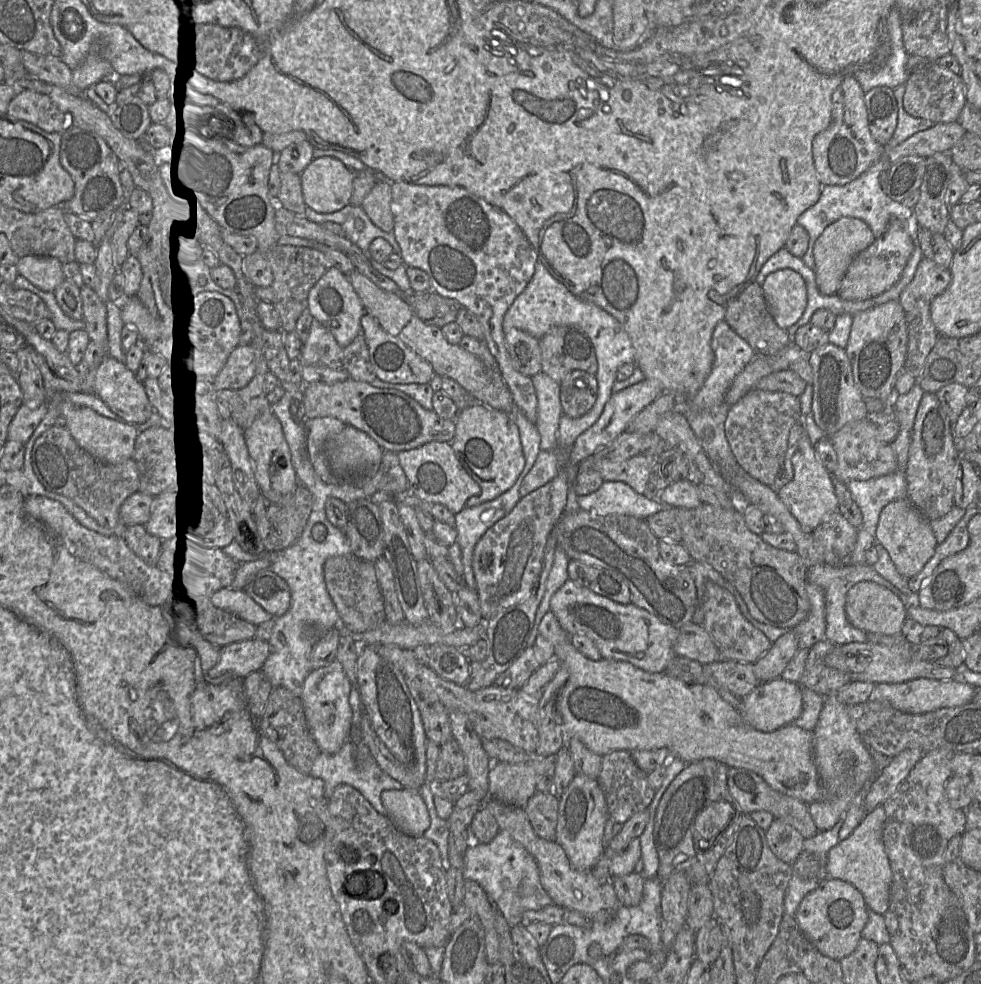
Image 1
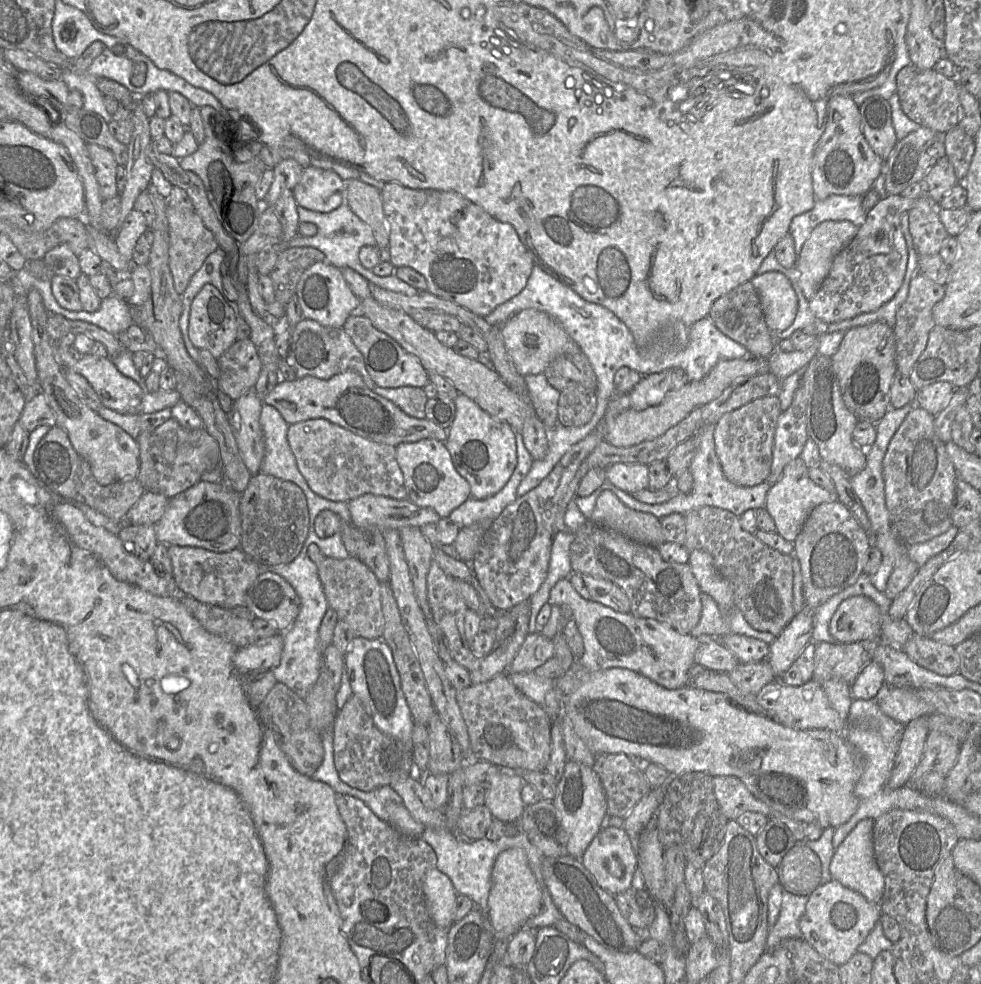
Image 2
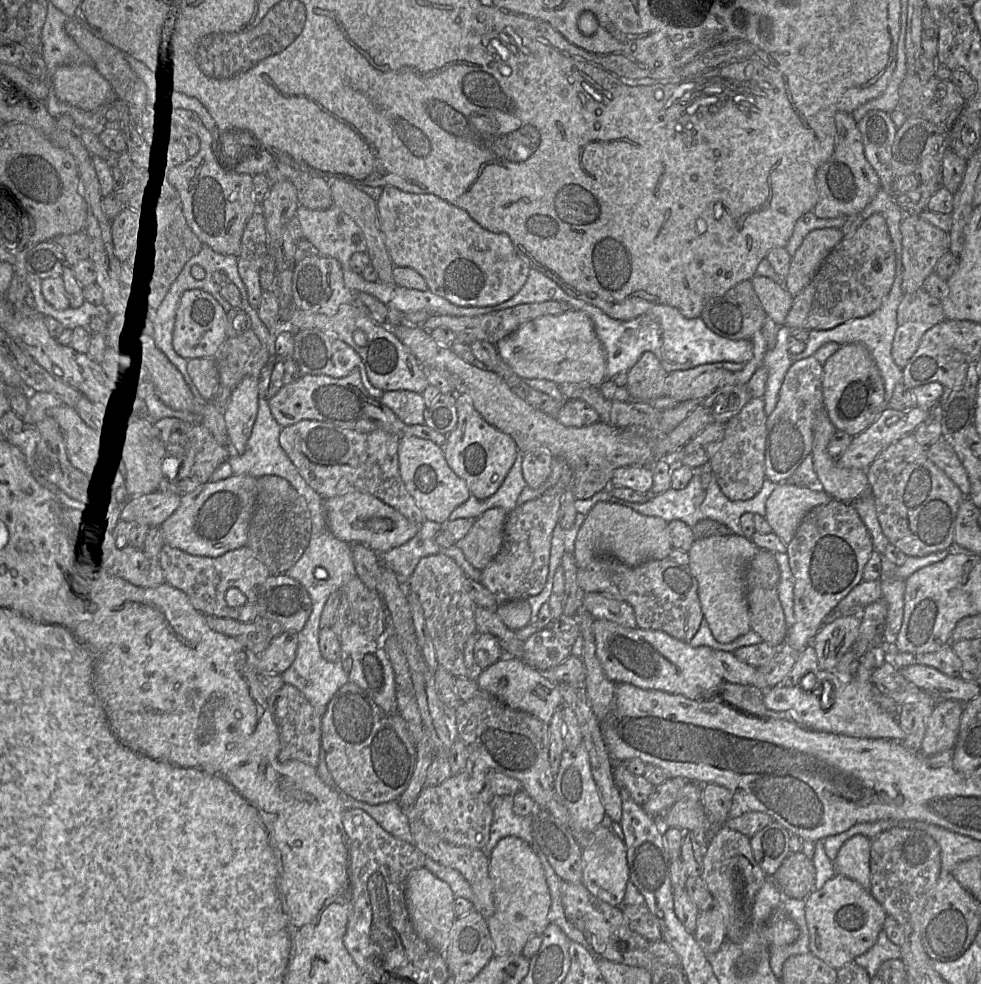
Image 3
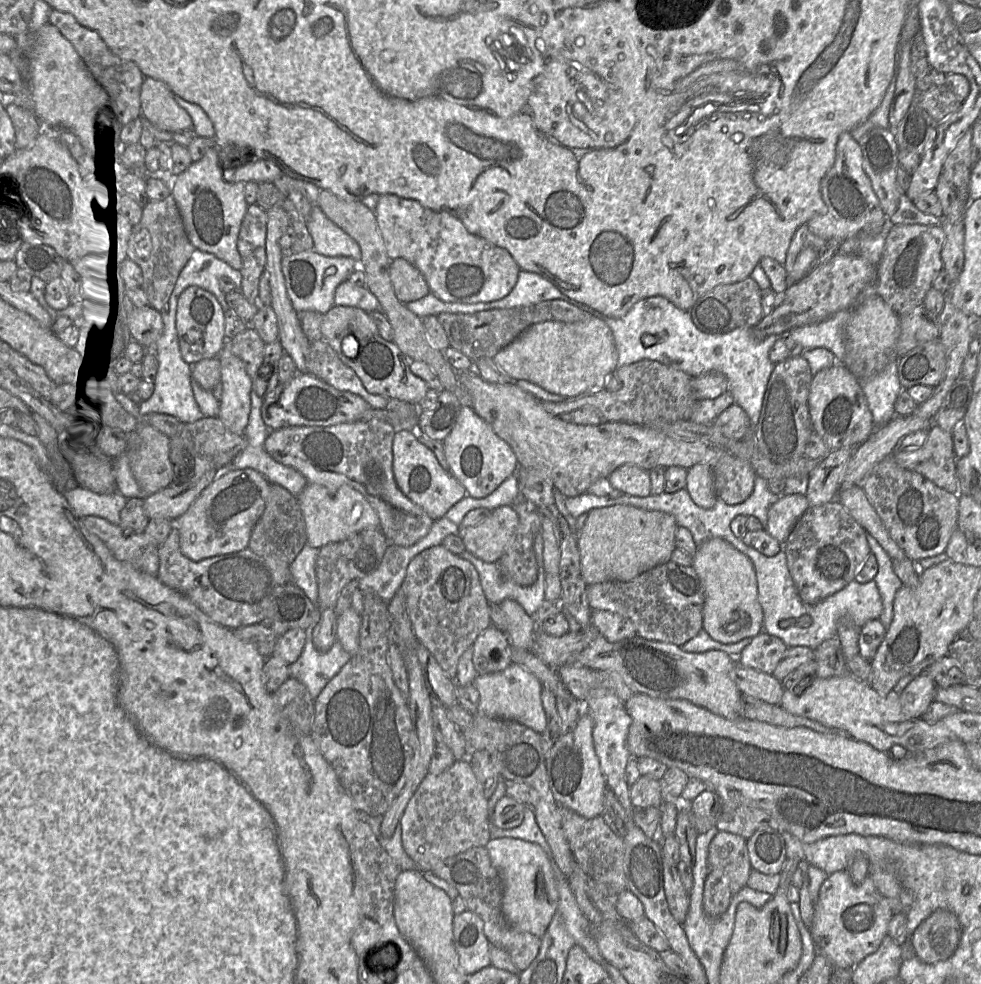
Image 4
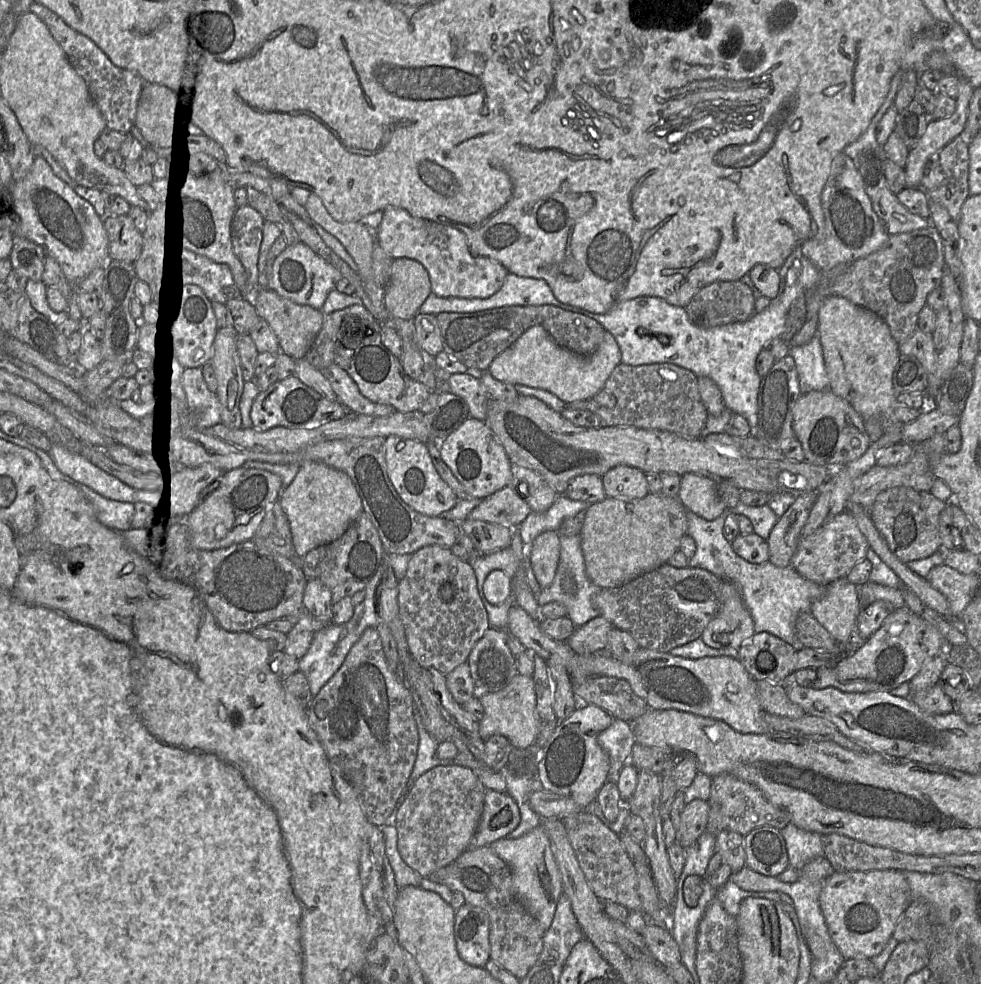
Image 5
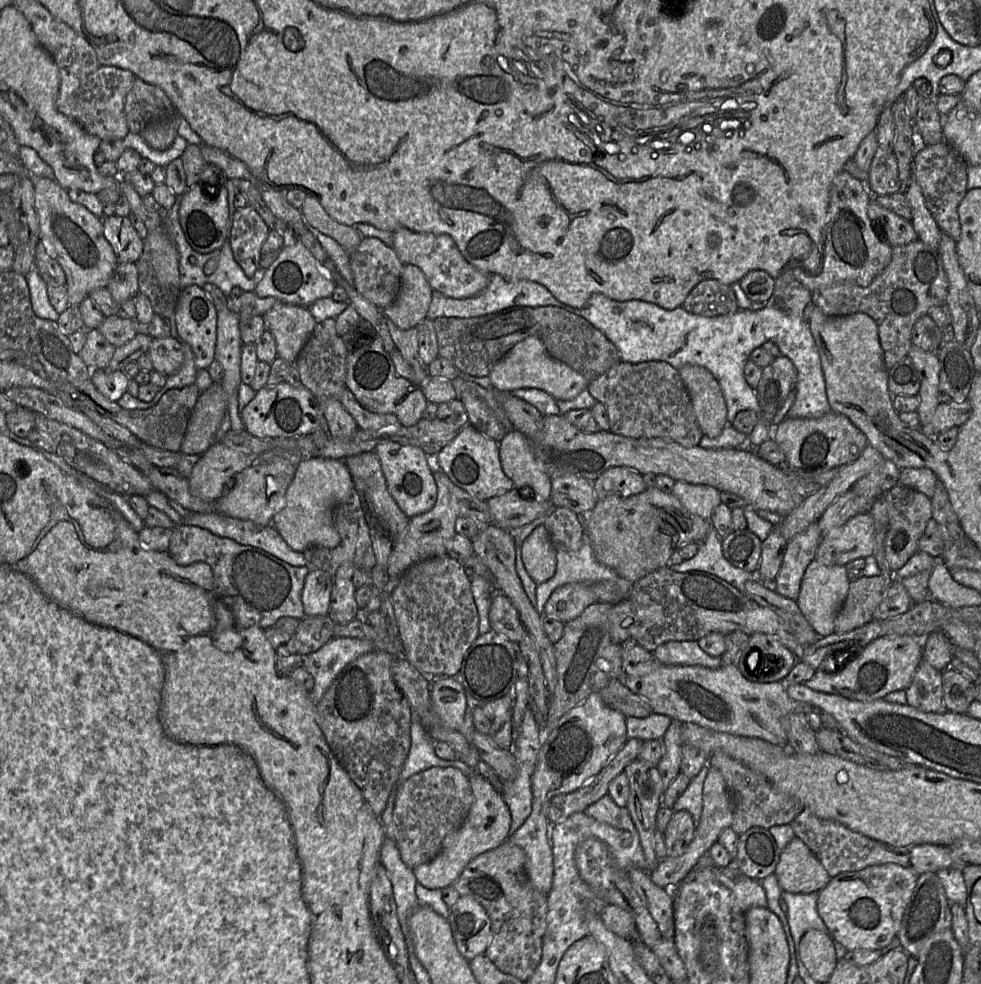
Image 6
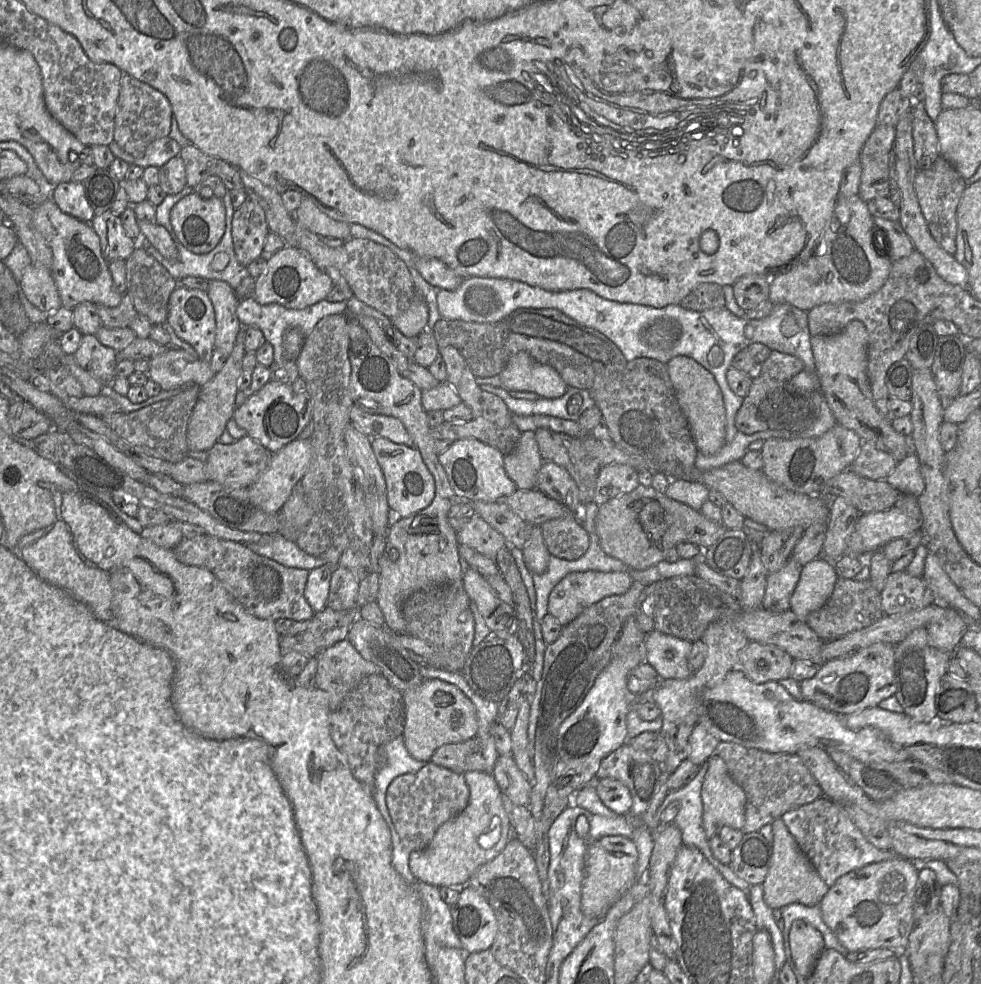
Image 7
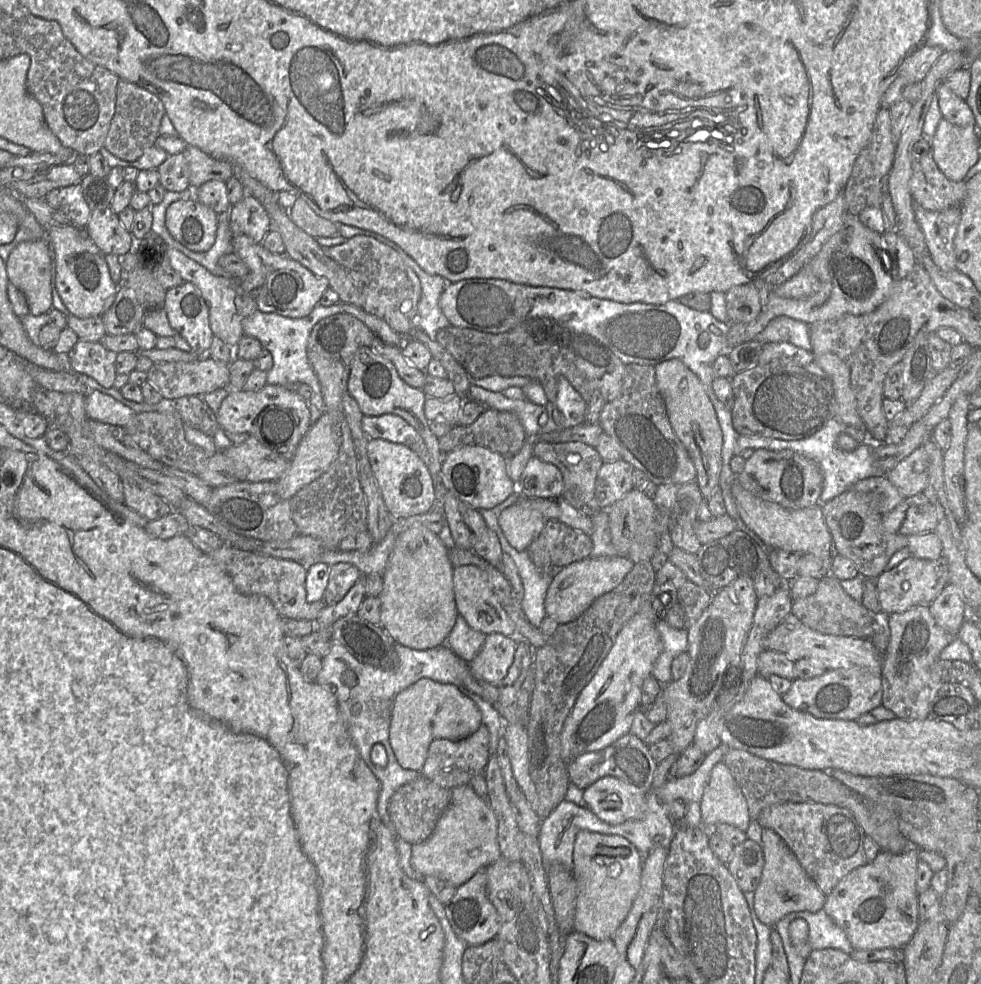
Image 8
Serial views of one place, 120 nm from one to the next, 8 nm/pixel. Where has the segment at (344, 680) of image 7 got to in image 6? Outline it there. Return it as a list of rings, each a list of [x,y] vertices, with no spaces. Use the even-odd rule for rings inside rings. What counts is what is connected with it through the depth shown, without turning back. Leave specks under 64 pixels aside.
[[[334,636],[317,651],[303,656],[302,666],[314,678],[314,687],[310,692],[312,701],[316,704],[321,700],[333,680],[348,663],[374,649],[369,640]]]

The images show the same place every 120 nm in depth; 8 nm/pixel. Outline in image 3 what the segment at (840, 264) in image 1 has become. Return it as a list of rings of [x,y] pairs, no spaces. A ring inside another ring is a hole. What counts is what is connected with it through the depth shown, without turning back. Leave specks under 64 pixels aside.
[[[840,228],[811,231],[792,257],[783,286],[793,296],[799,294],[812,281],[826,257],[843,238]]]

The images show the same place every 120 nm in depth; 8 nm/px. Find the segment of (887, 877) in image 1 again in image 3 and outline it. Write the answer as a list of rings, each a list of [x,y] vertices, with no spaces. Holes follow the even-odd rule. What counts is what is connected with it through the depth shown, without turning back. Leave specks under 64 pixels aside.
[[[857,834],[840,848],[833,861],[835,873],[858,882],[870,891],[870,839]]]

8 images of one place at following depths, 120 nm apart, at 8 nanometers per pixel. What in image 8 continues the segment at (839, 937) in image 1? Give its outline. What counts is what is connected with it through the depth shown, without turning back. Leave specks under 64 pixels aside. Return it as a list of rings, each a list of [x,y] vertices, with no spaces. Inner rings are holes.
[[[918,848],[903,853],[881,851],[873,861],[844,876],[826,897],[822,910],[846,933],[855,950],[904,948],[914,936],[920,923],[916,889],[918,857]]]

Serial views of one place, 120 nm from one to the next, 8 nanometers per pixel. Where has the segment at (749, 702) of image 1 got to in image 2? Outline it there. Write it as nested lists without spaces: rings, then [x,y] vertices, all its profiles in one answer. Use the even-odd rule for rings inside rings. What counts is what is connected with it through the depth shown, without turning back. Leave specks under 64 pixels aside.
[[[779,678],[765,685],[756,695],[756,699],[769,717],[791,728],[827,729],[844,733],[848,725],[848,721],[842,719],[831,707],[822,685],[813,679],[800,686],[789,686]]]

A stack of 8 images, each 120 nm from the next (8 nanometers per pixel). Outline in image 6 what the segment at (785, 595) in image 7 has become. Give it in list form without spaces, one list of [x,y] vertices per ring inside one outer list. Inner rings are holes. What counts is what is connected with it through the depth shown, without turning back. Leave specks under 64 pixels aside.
[[[814,522],[788,542],[782,565],[772,585],[779,595],[797,600],[804,573],[815,559],[822,537],[818,523]]]

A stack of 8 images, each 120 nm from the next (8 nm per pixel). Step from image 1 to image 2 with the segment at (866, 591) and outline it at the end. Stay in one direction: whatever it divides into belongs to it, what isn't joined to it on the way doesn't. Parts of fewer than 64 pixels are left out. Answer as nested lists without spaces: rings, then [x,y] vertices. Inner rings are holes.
[[[857,595],[845,599],[829,624],[829,632],[836,642],[851,644],[880,636],[884,615],[870,598]]]

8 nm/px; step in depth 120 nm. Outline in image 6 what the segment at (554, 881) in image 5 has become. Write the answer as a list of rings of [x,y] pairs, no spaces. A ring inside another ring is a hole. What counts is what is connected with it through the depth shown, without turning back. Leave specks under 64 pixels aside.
[[[532,811],[524,824],[506,840],[524,850],[527,876],[533,887],[546,896],[552,888],[554,875],[550,830],[551,823],[543,812]]]

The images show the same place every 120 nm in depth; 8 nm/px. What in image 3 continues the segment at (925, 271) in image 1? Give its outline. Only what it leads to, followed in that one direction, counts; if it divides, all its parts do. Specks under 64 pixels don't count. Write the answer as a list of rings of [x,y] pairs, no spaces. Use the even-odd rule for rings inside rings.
[[[923,288],[904,294],[897,309],[897,328],[892,343],[892,356],[899,368],[906,366],[923,335],[944,319],[942,301]]]

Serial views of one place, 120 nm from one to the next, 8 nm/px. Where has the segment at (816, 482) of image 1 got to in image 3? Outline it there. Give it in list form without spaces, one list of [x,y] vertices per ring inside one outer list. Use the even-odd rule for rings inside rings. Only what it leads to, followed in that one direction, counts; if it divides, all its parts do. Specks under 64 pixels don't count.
[[[780,483],[766,501],[765,518],[772,532],[789,544],[804,516],[830,500],[831,497],[819,487]]]

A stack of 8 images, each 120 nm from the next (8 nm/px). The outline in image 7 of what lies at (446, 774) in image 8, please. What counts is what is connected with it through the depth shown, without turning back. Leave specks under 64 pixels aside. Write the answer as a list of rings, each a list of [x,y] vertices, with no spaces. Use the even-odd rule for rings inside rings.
[[[476,737],[459,743],[447,743],[433,753],[430,762],[447,768],[458,774],[463,774],[466,758],[480,751],[480,744]]]

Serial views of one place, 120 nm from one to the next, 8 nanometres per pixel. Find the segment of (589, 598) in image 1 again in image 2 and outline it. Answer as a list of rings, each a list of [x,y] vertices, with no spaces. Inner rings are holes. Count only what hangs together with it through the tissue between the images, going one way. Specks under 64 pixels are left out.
[[[569,578],[560,579],[555,584],[551,589],[548,603],[558,606],[567,604],[571,607],[574,619],[583,637],[585,652],[577,661],[574,657],[574,663],[569,671],[557,679],[543,678],[534,672],[507,672],[510,681],[516,688],[540,706],[543,706],[545,696],[551,689],[557,687],[567,696],[583,683],[584,675],[587,675],[587,673],[613,667],[635,671],[667,689],[678,689],[687,685],[688,672],[695,665],[694,657],[698,649],[698,641],[692,635],[680,634],[672,627],[655,619],[636,617],[632,613],[616,612],[599,602],[587,600],[575,590]]]

